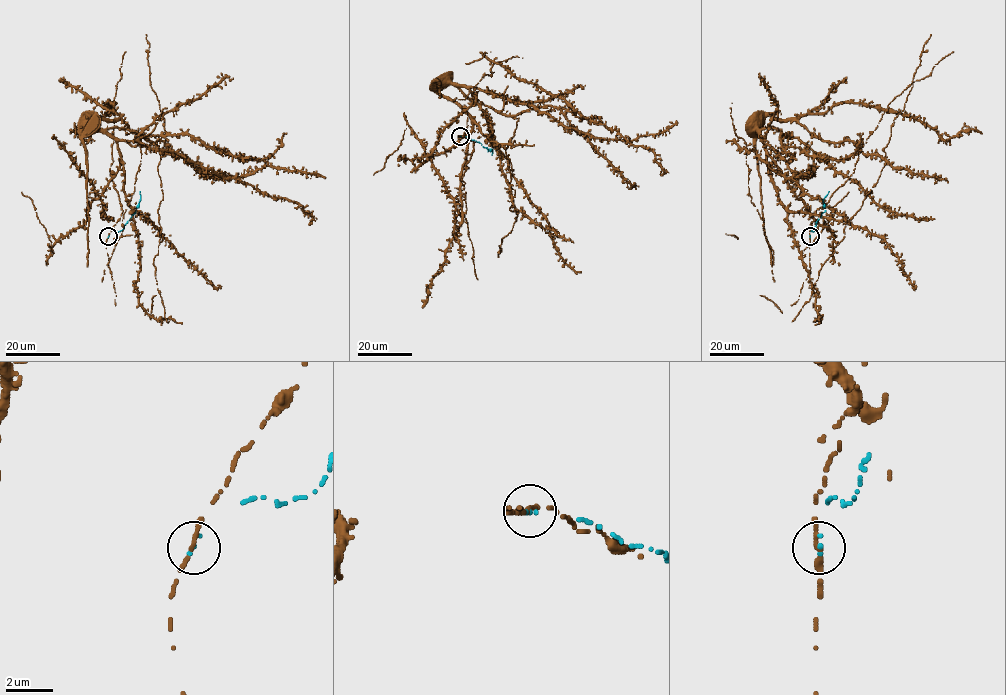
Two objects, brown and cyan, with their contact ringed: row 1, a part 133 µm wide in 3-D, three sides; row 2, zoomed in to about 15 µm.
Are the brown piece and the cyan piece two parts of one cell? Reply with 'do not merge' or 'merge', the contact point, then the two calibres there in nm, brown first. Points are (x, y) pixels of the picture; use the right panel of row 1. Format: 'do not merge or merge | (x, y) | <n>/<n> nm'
do not merge | (810, 236) | 180/160 nm

